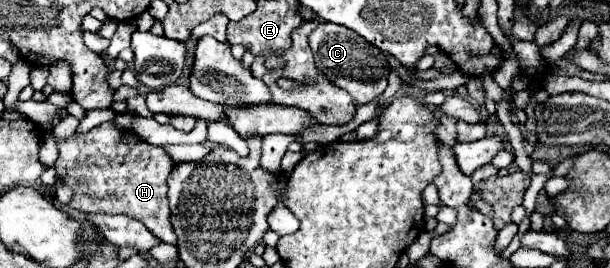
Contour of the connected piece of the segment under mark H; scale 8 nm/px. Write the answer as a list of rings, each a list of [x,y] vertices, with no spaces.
[[[104,122],[96,128],[92,128],[88,134],[82,136],[70,136],[64,142],[58,142],[60,148],[60,158],[56,160],[54,168],[72,190],[74,198],[70,202],[72,208],[80,212],[126,212],[130,218],[140,220],[160,242],[166,244],[176,244],[176,234],[170,224],[170,210],[168,210],[168,176],[174,168],[174,160],[164,152],[160,146],[146,144],[142,140],[134,140],[138,136],[132,136],[128,132],[120,132],[114,122]]]

